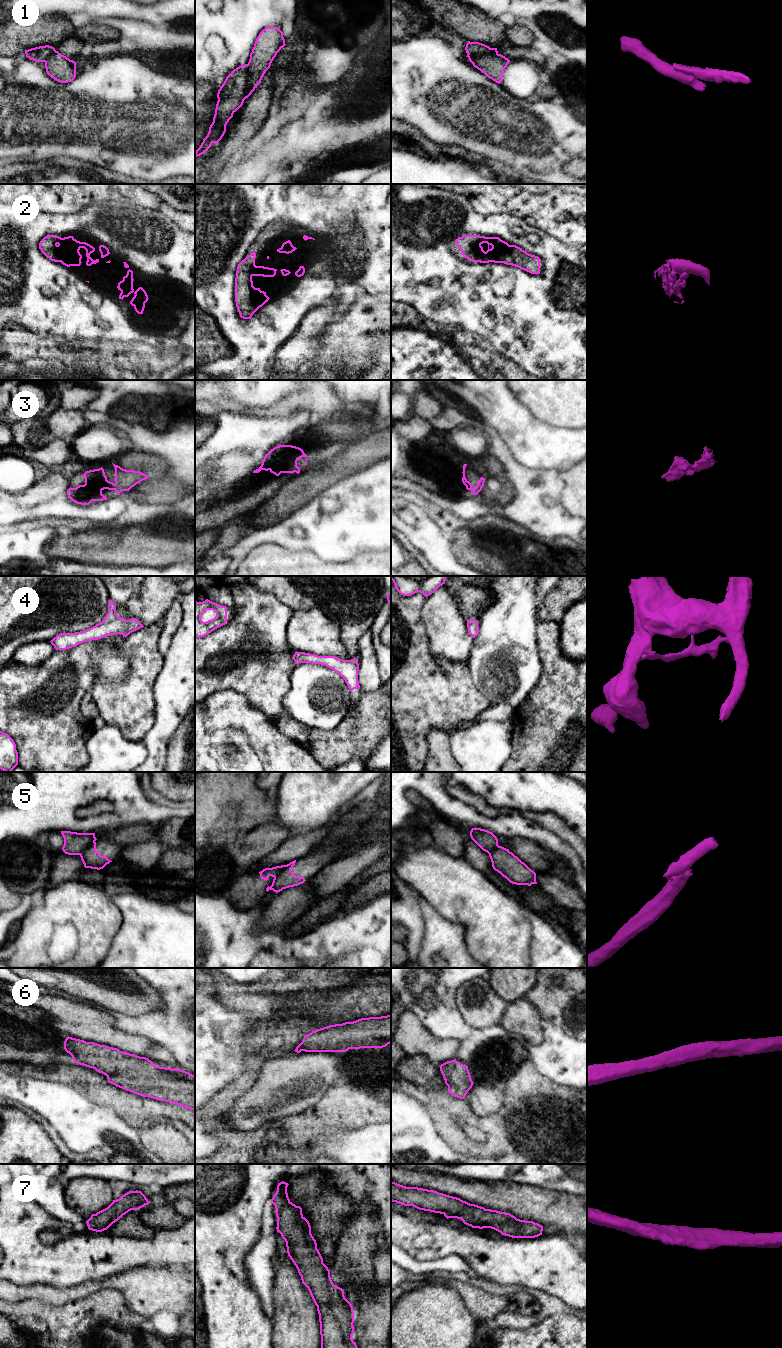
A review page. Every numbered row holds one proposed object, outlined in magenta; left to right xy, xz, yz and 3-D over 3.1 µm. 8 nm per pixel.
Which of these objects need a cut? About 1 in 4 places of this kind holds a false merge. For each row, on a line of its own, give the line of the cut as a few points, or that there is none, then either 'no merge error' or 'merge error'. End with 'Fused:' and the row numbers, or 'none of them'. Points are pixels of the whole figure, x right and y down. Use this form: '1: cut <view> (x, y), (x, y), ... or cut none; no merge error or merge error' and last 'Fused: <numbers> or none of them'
1: cut xz (248, 64), (247, 93), (244, 98); merge error
2: cut none; no merge error
3: cut none; no merge error
4: cut none; no merge error
5: cut xy (94, 840), (79, 854); merge error
6: cut none; no merge error
7: cut none; no merge error
Fused: 1, 5

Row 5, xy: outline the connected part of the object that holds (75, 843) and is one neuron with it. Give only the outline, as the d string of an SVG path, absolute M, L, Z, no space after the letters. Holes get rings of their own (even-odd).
M61 831L64 838L62 850L68 855L80 855L91 843L96 841L95 833Z

